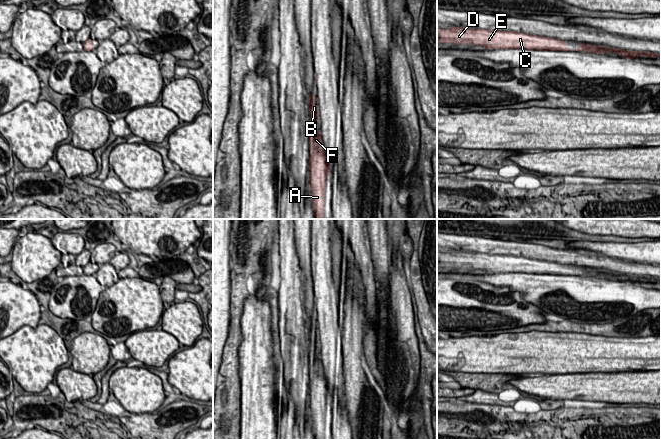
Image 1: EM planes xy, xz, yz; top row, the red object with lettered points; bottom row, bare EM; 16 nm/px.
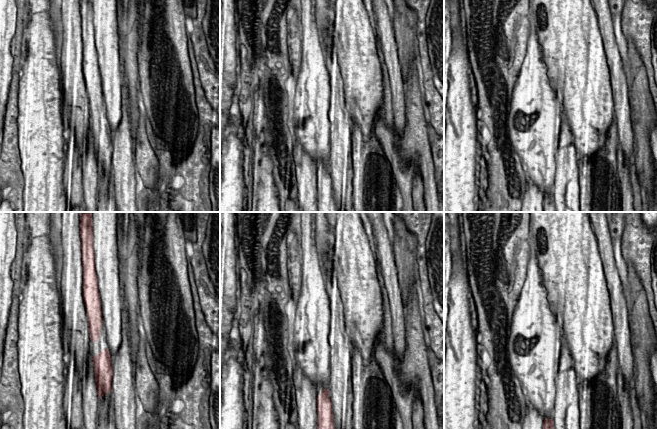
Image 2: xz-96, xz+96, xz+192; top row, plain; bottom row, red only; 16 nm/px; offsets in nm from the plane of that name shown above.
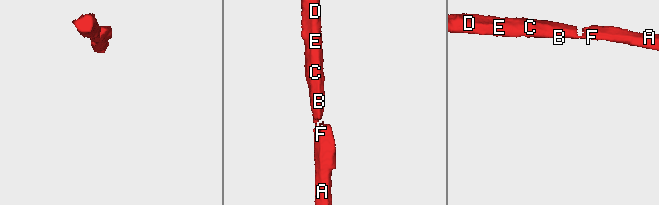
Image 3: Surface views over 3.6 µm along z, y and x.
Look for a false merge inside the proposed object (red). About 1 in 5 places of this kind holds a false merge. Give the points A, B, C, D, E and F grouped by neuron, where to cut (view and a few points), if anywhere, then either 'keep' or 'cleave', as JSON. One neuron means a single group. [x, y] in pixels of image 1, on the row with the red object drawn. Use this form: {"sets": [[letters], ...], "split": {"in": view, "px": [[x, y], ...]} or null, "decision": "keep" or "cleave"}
{"sets": [["A", "B", "C", "D", "E", "F"]], "split": null, "decision": "keep"}

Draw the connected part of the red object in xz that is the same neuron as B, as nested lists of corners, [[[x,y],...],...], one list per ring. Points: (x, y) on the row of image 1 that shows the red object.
[[[315,94],[309,97],[310,121],[310,189],[312,191],[312,208],[315,219],[324,219],[324,194],[326,185],[326,176],[331,175],[330,166],[324,151],[324,143],[320,130],[312,132],[312,128],[318,122],[318,106],[315,102]]]

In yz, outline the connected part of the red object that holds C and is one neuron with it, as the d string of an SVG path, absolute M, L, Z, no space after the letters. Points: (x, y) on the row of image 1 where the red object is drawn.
M451 27L437 29L437 43L473 44L487 49L526 49L538 51L576 51L588 53L618 52L622 58L652 57L661 54L643 51L621 50L580 43L575 50L567 48L567 42L545 36L529 35L514 31L489 31L486 29L472 29L469 27Z

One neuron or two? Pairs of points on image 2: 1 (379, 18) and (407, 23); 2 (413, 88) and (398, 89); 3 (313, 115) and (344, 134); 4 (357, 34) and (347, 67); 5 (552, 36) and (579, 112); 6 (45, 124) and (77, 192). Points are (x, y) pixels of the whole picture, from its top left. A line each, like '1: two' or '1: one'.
1: two
2: two
3: two
4: one
5: one
6: two

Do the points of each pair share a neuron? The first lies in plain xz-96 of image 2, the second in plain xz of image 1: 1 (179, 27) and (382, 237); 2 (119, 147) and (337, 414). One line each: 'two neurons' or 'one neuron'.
1: two neurons
2: one neuron

